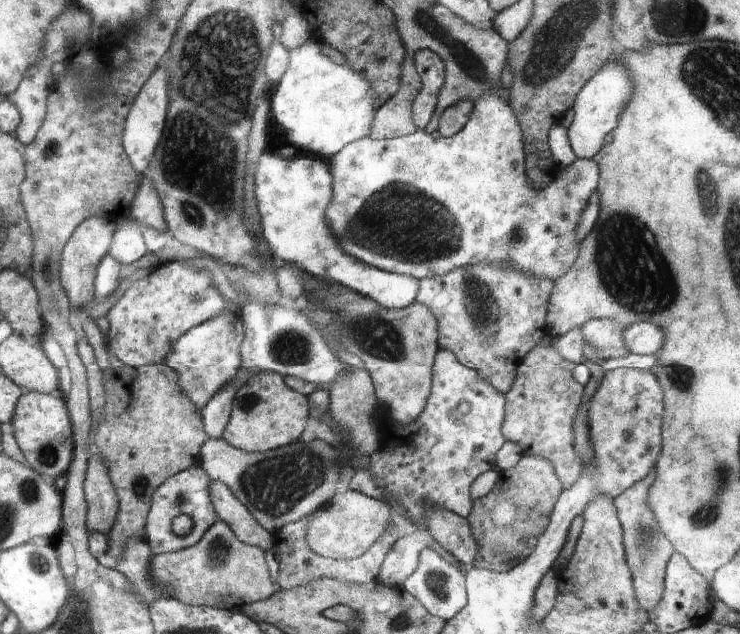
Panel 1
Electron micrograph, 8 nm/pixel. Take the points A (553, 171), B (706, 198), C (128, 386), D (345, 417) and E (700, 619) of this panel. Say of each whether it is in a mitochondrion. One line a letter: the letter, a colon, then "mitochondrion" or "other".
A: other
B: mitochondrion
C: other
D: other
E: other

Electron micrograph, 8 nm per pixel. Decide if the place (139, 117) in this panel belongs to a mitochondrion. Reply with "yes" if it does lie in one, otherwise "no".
no

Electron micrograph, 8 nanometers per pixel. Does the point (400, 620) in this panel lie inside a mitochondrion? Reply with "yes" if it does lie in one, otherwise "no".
yes

